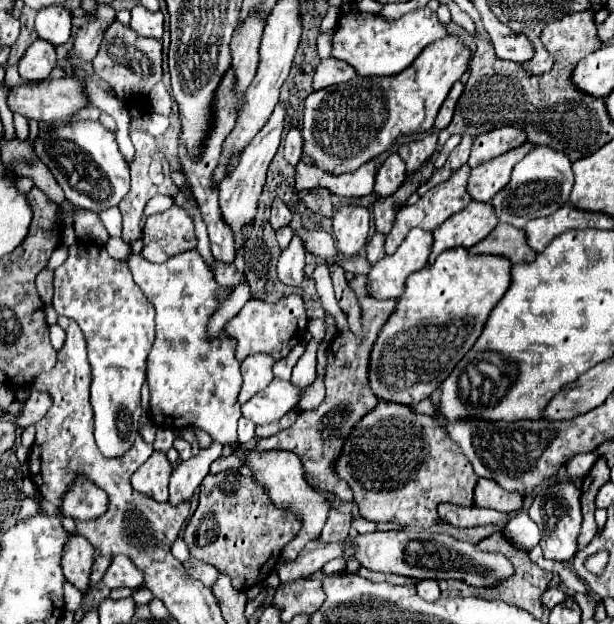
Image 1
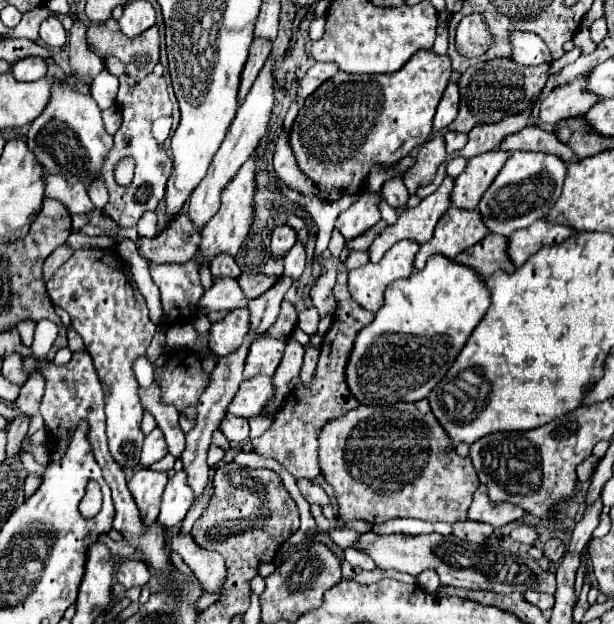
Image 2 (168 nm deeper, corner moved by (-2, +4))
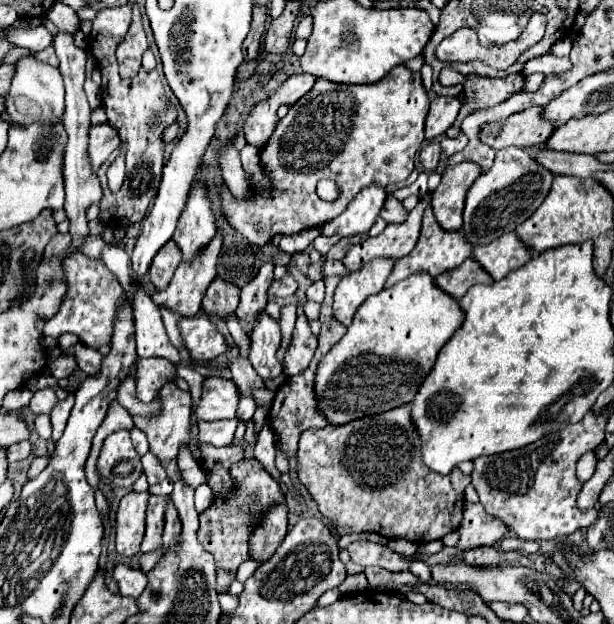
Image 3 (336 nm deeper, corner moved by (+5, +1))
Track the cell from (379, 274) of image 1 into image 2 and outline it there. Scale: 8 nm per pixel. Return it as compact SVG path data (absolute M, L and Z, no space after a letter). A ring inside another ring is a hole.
M401 240L397 242L381 262L365 264L357 270L349 272L349 294L355 302L365 306L367 310L377 312L383 306L383 290L399 280L411 276L415 270L415 254L419 250L419 242Z

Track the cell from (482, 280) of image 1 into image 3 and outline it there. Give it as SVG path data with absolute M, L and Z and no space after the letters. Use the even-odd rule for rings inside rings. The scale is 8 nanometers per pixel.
M416 273L368 297L344 337L322 357L314 377L314 395L318 411L330 425L346 425L412 401L438 351L464 317L458 301L444 297L432 281L424 273Z

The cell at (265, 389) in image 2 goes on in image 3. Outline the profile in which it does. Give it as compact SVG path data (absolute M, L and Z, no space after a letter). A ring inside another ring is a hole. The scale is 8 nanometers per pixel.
M204 379L202 381L202 397L194 407L194 415L200 421L218 421L218 419L234 419L238 407L238 393L232 381L226 379Z

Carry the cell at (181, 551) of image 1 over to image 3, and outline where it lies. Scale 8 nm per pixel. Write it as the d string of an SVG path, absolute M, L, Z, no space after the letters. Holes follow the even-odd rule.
M200 485L198 489L196 489L196 511L198 513L202 513L202 511L206 511L210 505L212 505L212 491L208 489L208 485Z

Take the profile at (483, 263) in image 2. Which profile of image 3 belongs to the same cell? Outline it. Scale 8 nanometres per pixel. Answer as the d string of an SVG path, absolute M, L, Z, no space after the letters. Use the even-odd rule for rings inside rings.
M470 257L464 261L464 265L460 265L460 269L442 273L440 277L434 279L434 283L448 293L454 299L462 299L464 293L476 285L476 283L492 283L492 277L488 277L488 273L484 273L480 269L480 265L476 265L476 261L472 261Z

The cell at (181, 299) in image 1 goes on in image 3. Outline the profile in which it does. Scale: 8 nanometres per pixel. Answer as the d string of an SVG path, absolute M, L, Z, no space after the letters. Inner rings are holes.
M170 381L168 385L164 385L164 389L160 391L160 413L154 417L134 417L134 427L144 431L148 437L148 445L150 451L162 461L168 463L172 459L178 457L178 449L182 445L188 445L190 439L190 407L186 405L186 391L180 391L176 387L174 381Z

